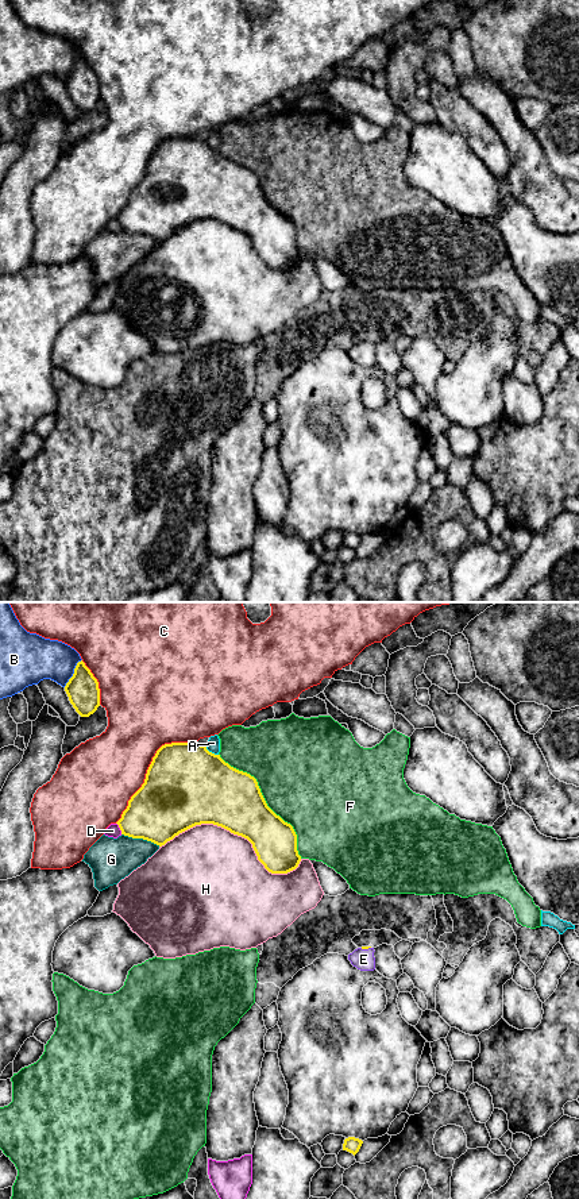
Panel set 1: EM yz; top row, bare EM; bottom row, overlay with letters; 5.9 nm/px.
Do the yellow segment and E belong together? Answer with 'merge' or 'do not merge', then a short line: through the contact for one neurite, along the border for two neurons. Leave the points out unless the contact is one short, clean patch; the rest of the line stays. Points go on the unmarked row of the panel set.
merge | yz (362, 342), (365, 343), (363, 354)

